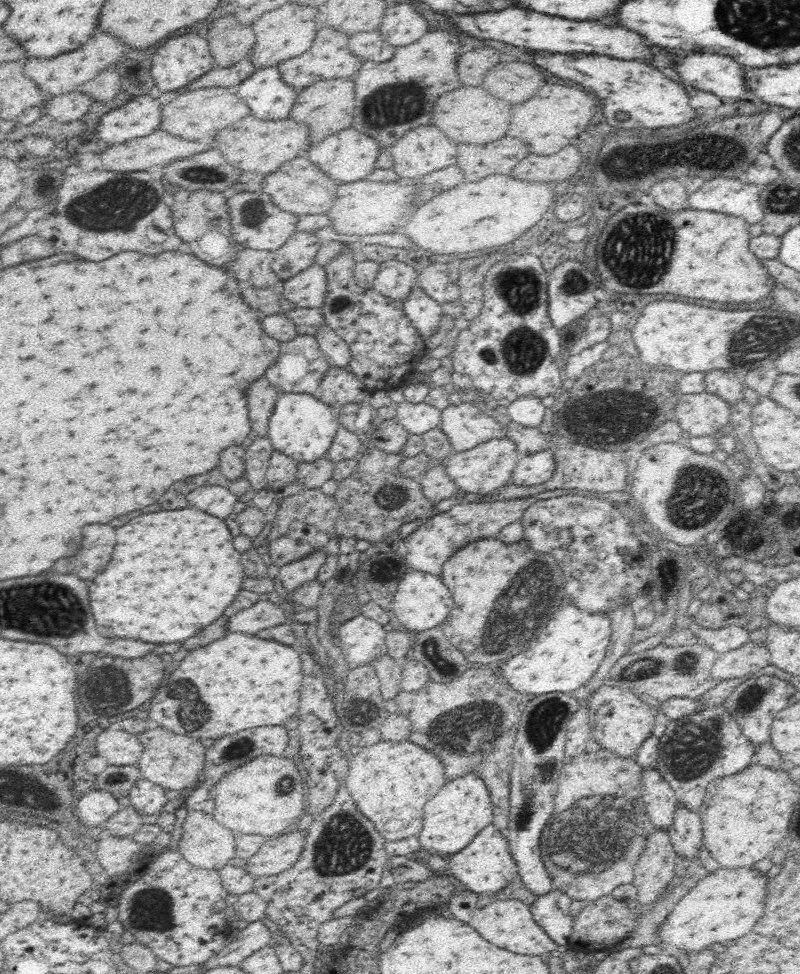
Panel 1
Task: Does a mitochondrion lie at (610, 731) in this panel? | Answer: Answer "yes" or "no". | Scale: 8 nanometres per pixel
no

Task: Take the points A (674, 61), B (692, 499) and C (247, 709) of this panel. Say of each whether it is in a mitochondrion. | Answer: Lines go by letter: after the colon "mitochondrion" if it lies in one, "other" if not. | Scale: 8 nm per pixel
A: other
B: mitochondrion
C: other

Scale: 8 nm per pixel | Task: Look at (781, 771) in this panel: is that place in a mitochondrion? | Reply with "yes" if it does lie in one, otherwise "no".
no

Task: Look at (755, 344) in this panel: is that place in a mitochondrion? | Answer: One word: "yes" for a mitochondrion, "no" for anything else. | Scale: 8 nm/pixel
yes

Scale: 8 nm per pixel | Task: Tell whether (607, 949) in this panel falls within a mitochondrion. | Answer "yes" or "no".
no

